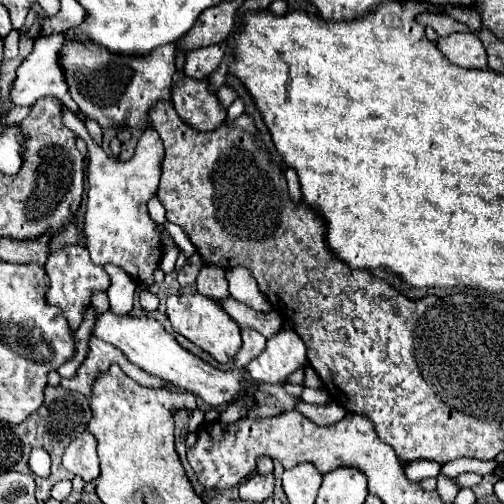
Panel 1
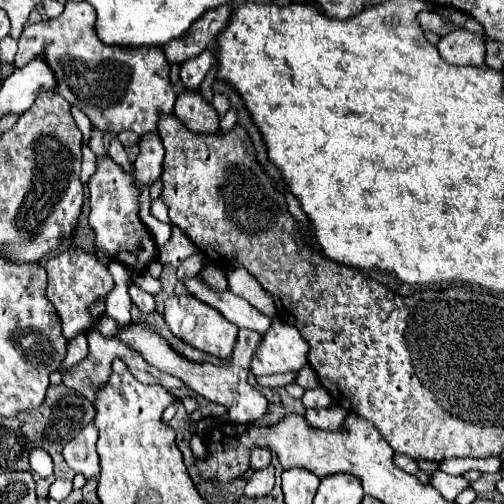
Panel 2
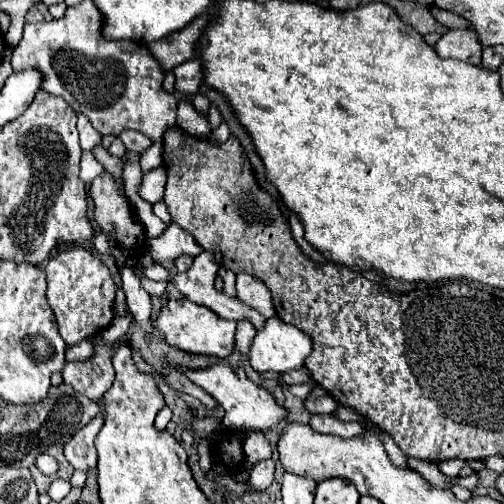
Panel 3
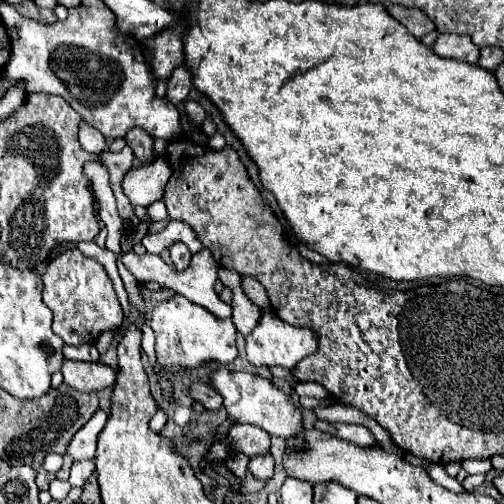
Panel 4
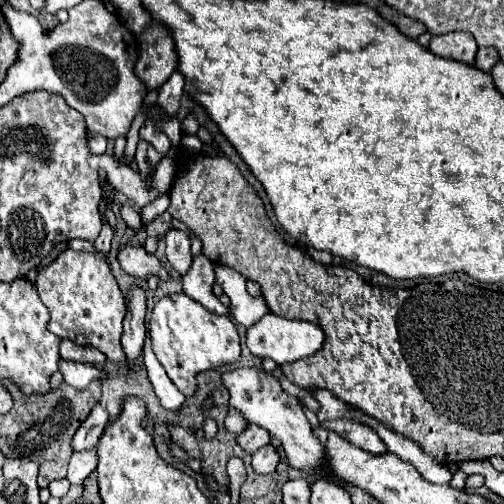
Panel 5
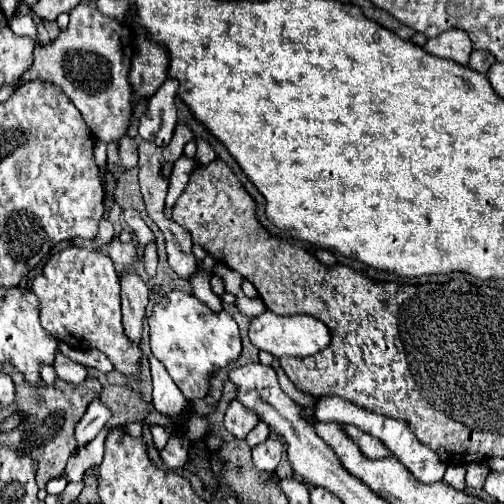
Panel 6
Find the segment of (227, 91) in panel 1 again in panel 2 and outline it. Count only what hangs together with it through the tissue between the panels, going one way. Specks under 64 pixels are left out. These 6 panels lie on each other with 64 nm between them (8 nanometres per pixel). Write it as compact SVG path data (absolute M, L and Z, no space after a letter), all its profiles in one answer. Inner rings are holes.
M215 94L213 96L212 105L217 111L219 118L222 119L230 108L230 103L227 96L224 94Z

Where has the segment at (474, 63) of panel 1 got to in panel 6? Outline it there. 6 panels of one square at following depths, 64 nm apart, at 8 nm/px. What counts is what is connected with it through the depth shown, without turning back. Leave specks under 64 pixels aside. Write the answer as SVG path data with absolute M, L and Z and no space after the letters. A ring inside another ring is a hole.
M448 30L448 32L442 32L436 38L428 38L422 48L426 48L426 52L432 54L432 56L454 60L454 62L466 66L468 56L472 52L472 42L468 40L466 32Z

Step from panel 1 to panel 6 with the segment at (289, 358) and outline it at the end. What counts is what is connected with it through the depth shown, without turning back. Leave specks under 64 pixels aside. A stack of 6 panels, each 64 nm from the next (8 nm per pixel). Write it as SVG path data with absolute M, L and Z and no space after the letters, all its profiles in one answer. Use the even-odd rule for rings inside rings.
M270 310L262 312L260 316L252 318L250 324L250 340L258 350L266 350L276 358L282 356L310 356L324 350L330 344L330 330L326 324L316 320L308 314L294 314L294 316L278 316Z

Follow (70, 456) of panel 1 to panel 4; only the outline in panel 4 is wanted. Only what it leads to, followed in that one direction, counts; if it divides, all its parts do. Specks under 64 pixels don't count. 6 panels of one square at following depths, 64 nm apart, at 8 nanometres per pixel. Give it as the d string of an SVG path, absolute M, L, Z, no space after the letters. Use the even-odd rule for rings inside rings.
M98 410L96 416L92 416L88 420L88 424L84 424L84 428L80 428L70 446L68 446L68 454L74 458L74 460L84 460L84 458L94 458L96 454L96 438L98 438L98 432L102 432L104 424L108 420L108 414L104 410Z

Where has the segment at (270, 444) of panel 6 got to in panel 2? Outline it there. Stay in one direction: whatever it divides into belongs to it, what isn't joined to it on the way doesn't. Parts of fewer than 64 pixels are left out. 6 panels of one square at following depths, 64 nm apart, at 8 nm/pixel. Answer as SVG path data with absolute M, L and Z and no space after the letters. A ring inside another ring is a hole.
M268 466L268 468L256 470L250 476L250 480L246 482L244 494L248 498L260 498L260 496L266 496L268 492L272 492L272 488L274 488L274 466Z

